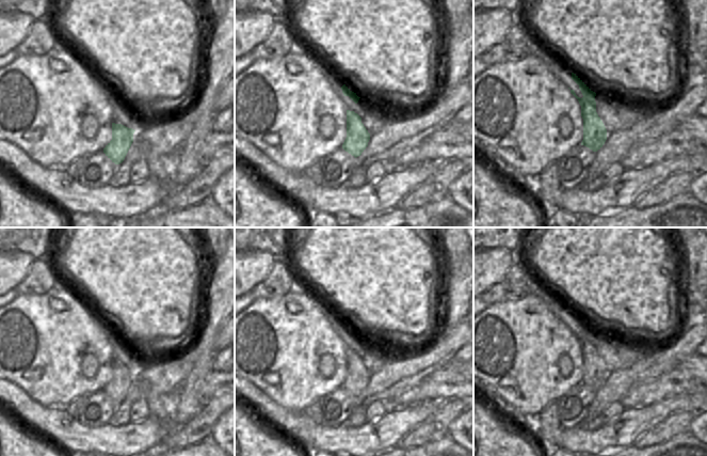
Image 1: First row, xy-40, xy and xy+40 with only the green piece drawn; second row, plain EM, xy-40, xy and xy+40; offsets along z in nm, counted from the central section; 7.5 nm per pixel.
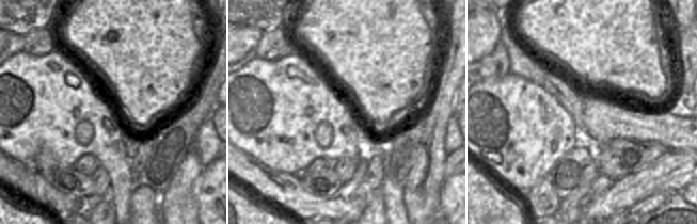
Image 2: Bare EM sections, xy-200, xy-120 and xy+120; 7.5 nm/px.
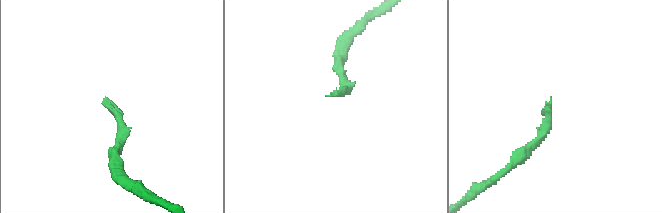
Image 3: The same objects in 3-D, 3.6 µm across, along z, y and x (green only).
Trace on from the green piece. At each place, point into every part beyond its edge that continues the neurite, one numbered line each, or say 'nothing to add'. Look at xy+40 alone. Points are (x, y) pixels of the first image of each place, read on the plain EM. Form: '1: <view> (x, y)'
nothing to add

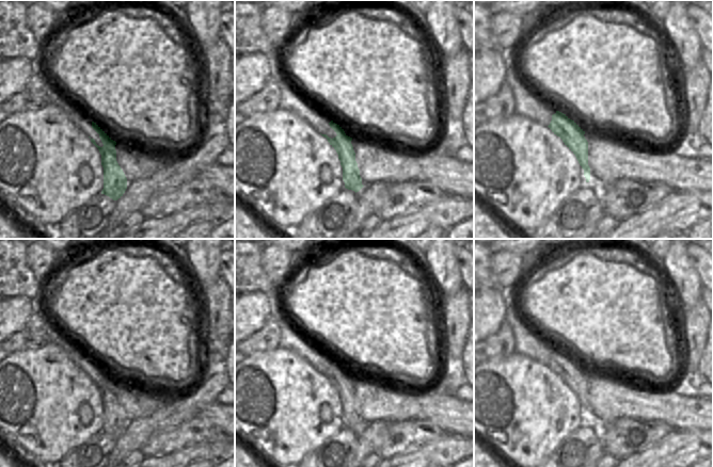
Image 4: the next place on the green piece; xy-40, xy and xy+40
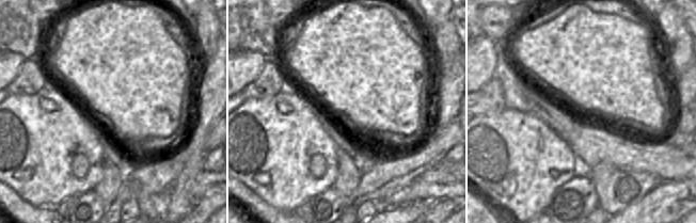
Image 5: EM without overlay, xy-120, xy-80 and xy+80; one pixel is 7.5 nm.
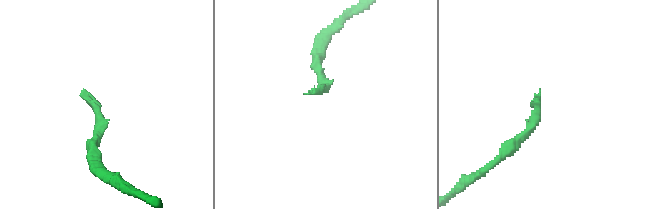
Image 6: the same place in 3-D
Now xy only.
nothing to add

